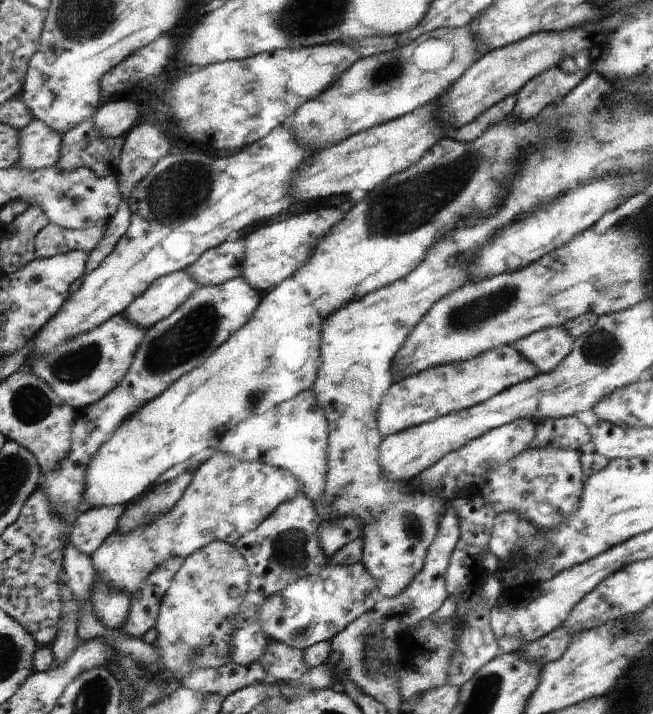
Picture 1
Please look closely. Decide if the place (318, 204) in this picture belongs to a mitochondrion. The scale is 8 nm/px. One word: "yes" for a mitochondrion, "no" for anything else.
no

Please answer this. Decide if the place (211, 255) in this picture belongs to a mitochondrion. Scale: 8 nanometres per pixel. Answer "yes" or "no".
no

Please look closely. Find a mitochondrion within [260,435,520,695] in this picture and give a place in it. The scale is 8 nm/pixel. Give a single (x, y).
(291, 548)

